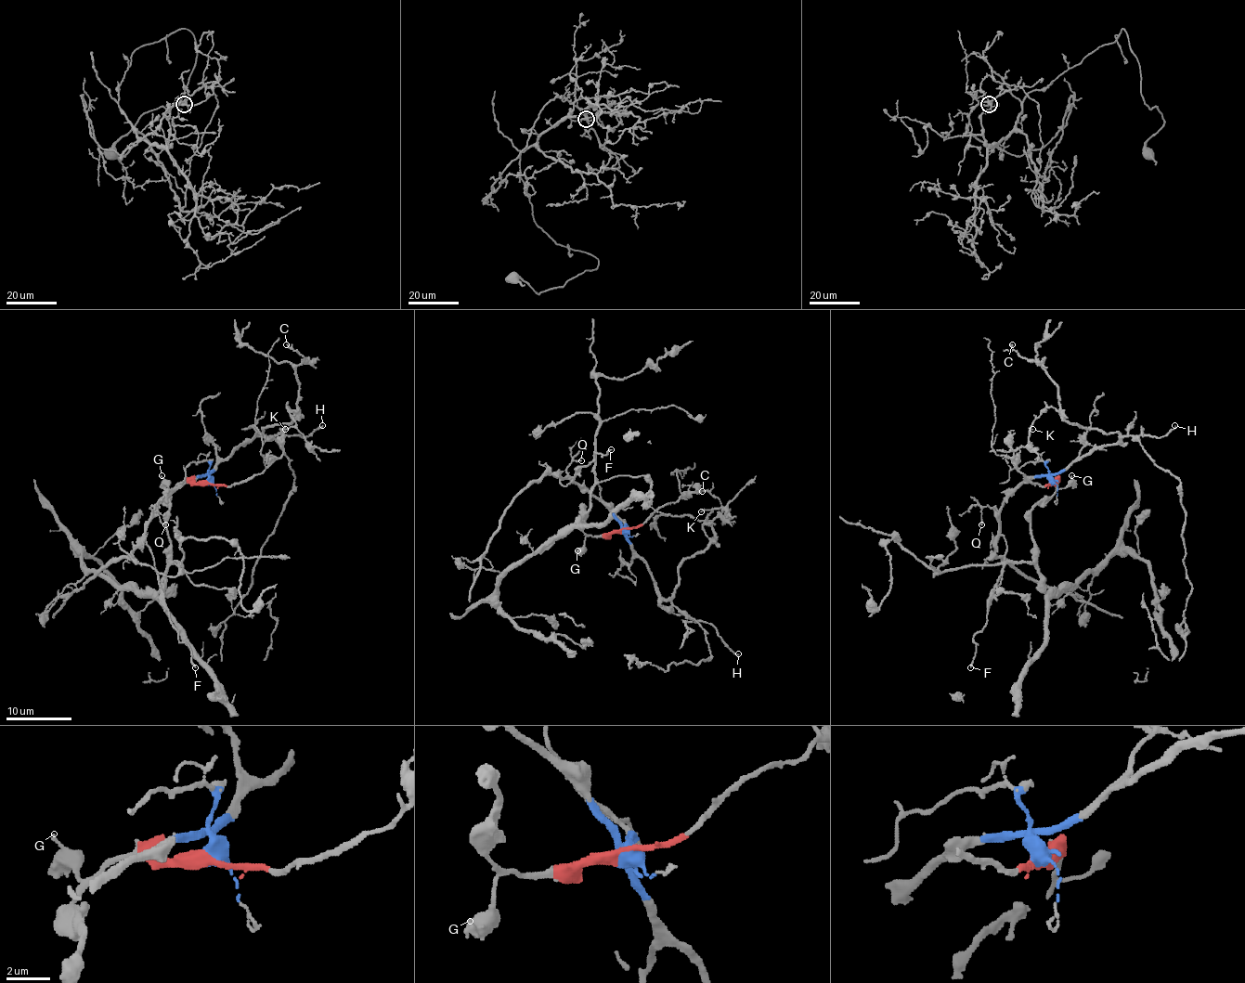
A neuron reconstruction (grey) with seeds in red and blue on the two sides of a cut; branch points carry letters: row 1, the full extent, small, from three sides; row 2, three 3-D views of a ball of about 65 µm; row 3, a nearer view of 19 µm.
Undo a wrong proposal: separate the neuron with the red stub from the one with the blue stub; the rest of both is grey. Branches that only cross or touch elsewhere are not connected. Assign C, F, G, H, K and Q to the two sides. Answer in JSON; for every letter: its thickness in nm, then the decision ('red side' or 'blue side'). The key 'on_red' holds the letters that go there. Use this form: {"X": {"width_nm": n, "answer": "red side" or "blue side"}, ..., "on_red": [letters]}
{"C": {"width_nm": 100, "answer": "blue side"}, "F": {"width_nm": 190, "answer": "blue side"}, "G": {"width_nm": 150, "answer": "red side"}, "H": {"width_nm": 160, "answer": "blue side"}, "K": {"width_nm": 140, "answer": "blue side"}, "Q": {"width_nm": 140, "answer": "blue side"}, "on_red": ["G"]}

